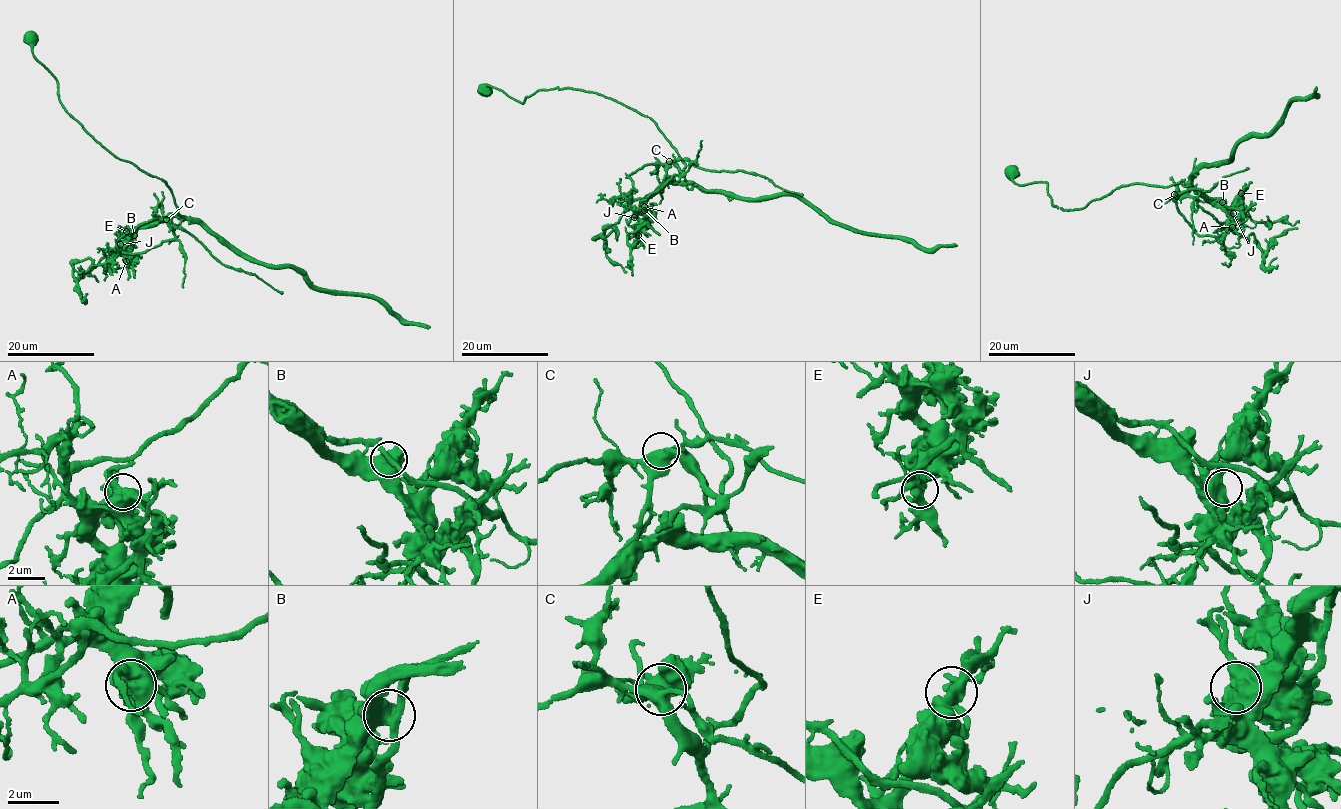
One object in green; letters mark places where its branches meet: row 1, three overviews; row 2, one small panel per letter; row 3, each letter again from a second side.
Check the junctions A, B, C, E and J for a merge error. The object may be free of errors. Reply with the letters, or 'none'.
B

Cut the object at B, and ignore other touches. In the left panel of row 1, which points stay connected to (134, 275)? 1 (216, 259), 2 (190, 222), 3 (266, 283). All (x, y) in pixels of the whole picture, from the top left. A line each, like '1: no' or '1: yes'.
1: no
2: yes
3: no

